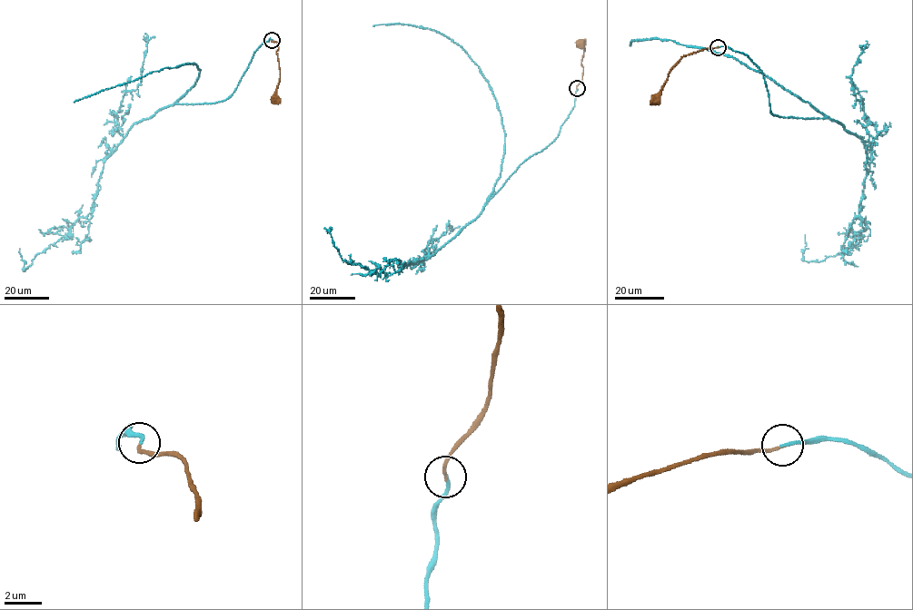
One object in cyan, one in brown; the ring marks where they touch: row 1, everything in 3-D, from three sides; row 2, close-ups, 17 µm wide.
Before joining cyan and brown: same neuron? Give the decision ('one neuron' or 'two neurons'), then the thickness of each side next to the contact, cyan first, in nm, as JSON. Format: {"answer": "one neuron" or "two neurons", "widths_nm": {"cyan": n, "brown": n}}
{"answer": "one neuron", "widths_nm": {"cyan": 150, "brown": 160}}

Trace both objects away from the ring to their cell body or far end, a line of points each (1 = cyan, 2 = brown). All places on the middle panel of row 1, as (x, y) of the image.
1: (577, 88), (553, 142), (526, 159), (433, 255), (378, 275), (343, 260), (324, 227)
2: (577, 88), (582, 76), (585, 49), (581, 43)

